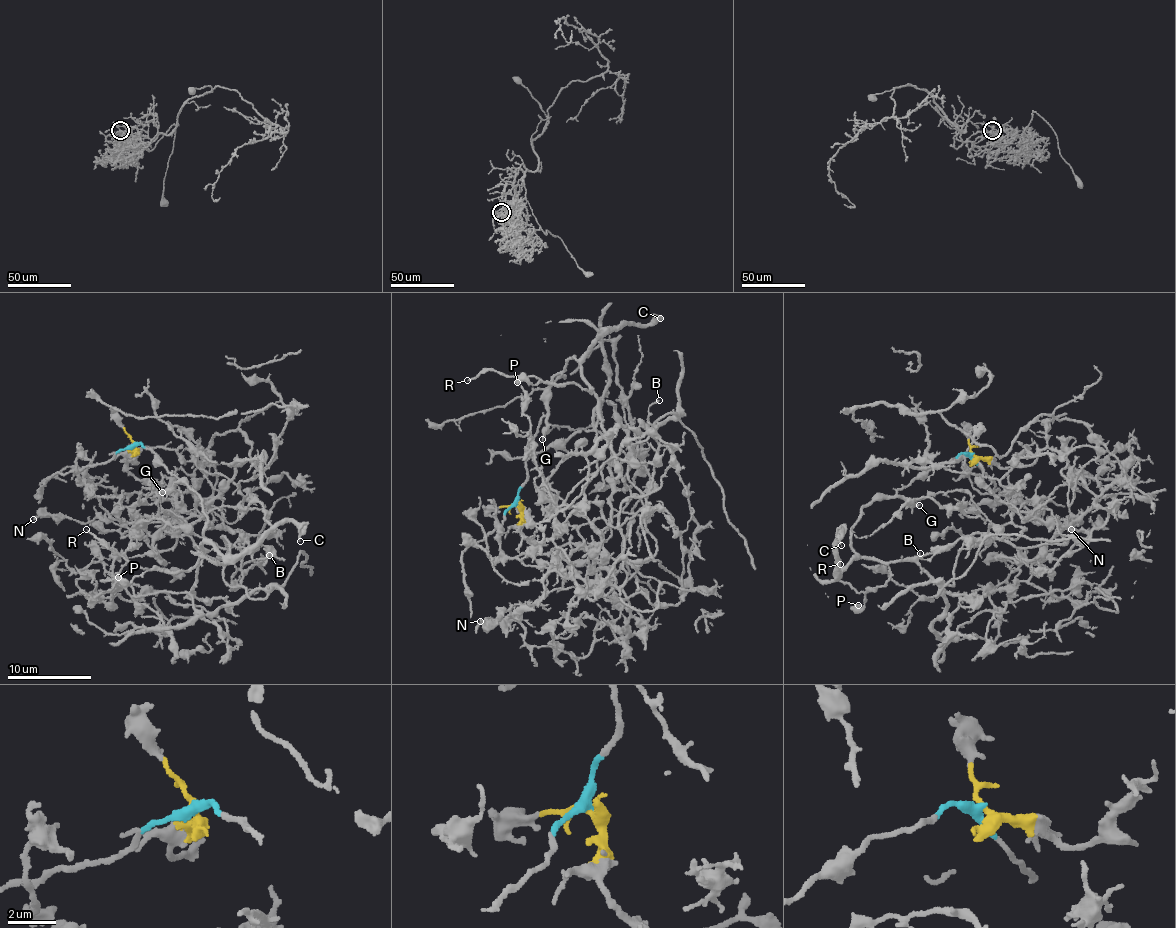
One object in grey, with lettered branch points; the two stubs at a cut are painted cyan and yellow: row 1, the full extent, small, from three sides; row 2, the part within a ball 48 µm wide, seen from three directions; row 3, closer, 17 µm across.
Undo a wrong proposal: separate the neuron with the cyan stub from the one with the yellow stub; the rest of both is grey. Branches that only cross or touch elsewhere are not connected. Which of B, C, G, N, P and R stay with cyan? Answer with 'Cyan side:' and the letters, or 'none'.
Cyan side: C, G, P, R

